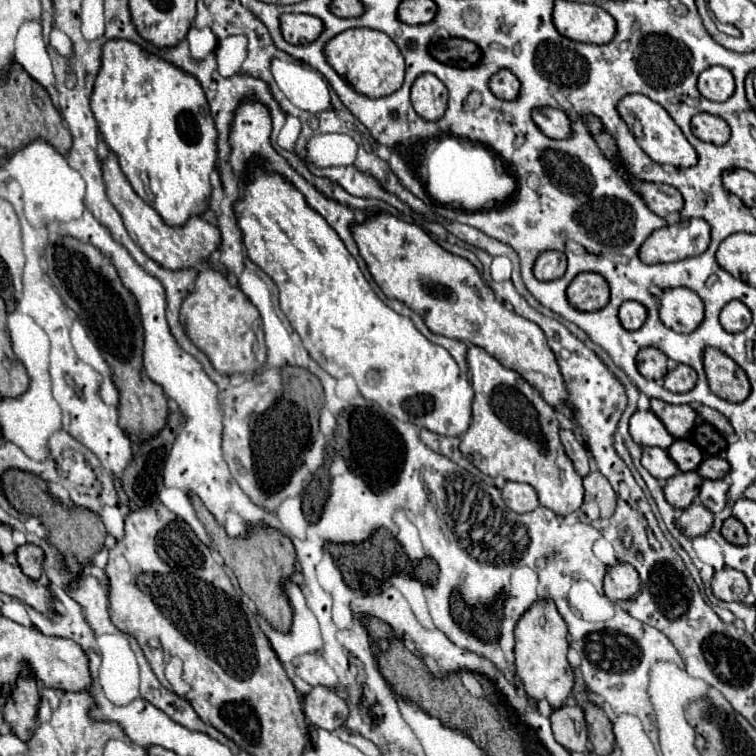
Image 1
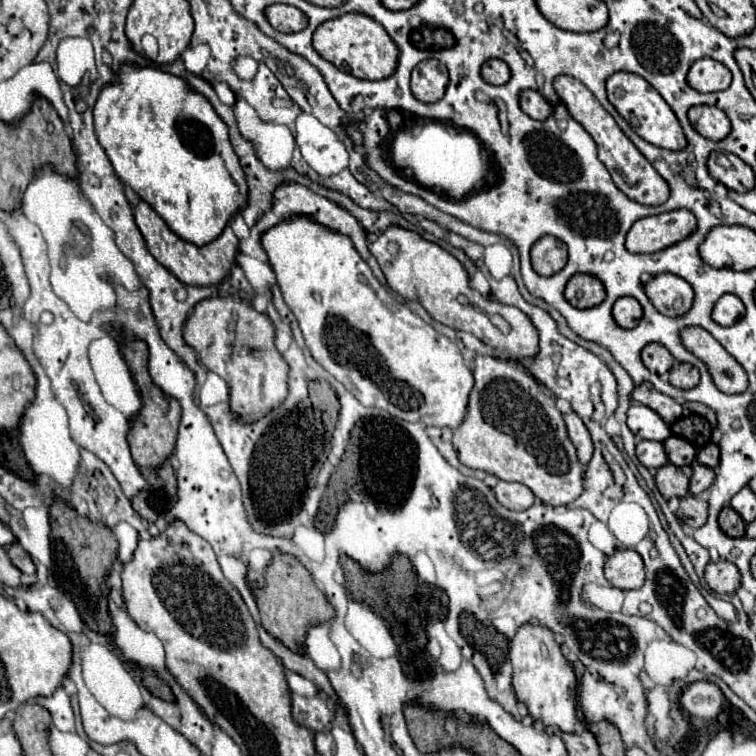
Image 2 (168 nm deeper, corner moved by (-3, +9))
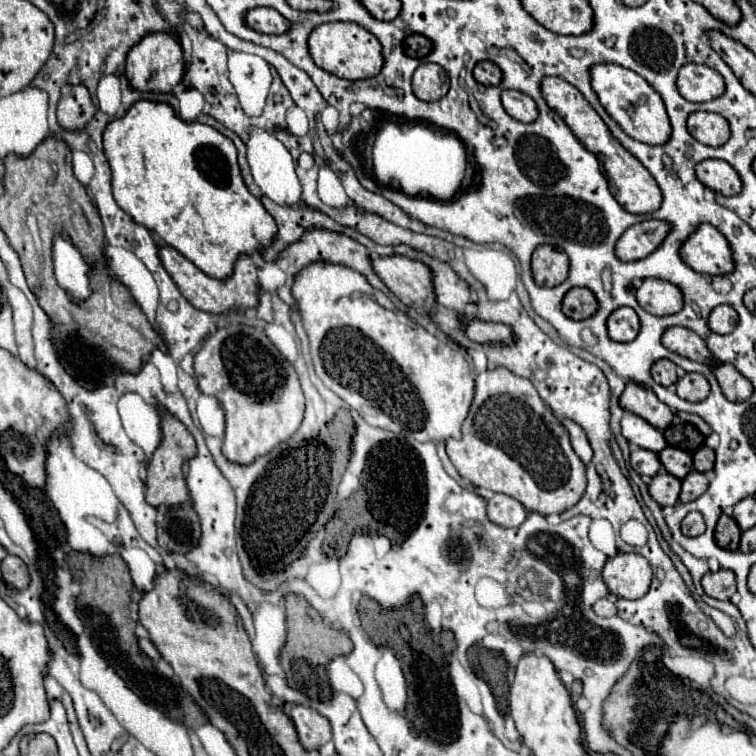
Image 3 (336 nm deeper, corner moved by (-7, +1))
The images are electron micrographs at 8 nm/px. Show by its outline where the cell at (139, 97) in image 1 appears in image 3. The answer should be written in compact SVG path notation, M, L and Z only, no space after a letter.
M139 101L125 117L115 119L103 133L105 157L113 171L113 197L117 205L137 223L155 231L167 245L177 249L185 259L213 279L227 279L239 255L259 253L277 237L277 223L253 197L239 171L237 151L231 139L209 125L187 123L165 103Z

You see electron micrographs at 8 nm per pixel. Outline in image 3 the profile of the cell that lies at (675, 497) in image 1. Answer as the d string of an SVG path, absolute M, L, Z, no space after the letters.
M659 471L649 483L649 495L661 505L675 505L681 491L681 481L667 471Z

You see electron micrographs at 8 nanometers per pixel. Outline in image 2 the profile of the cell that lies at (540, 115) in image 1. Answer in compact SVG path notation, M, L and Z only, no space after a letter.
M531 89L523 91L519 103L521 103L521 109L537 121L549 119L549 115L553 115L553 105L545 103L545 97L539 91L531 91Z

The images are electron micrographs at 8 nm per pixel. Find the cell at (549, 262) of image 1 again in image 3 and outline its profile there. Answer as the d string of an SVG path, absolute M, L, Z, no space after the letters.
M539 245L533 251L533 279L541 287L555 287L567 279L569 257L553 245Z

